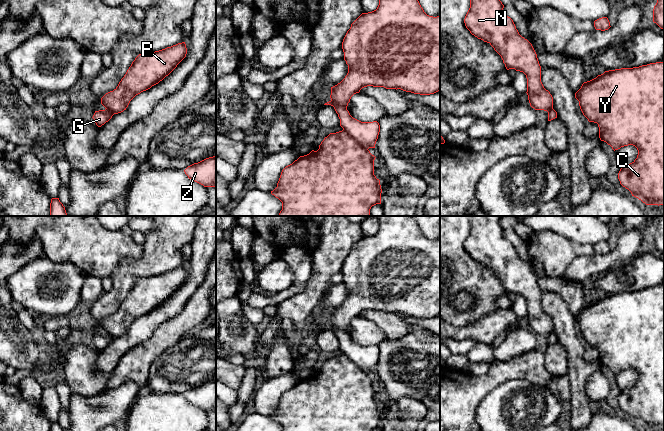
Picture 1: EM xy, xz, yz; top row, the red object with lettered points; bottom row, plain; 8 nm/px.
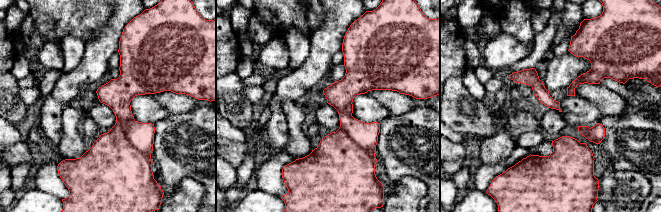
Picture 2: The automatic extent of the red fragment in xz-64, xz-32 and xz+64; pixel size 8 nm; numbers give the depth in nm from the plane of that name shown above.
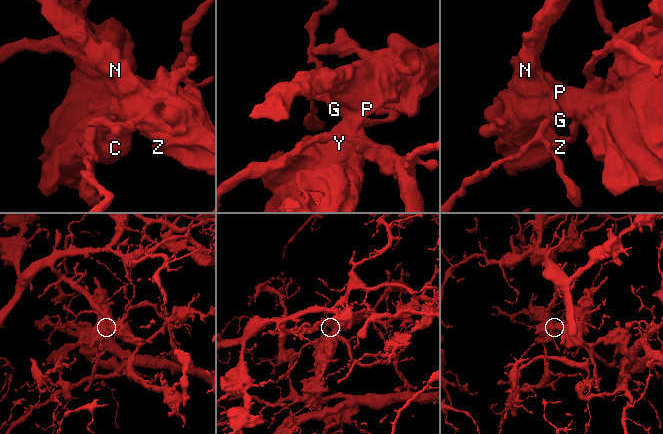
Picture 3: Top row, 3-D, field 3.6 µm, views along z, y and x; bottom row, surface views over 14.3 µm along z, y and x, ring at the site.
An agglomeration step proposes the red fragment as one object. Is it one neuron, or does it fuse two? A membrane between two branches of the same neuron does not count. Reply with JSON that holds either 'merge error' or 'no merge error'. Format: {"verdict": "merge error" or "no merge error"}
{"verdict": "merge error"}

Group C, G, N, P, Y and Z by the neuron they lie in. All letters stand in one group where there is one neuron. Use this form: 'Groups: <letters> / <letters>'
Groups: C N P Y Z / G

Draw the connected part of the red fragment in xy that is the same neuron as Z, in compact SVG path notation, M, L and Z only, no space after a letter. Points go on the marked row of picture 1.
M216 156L206 158L184 170L189 179L204 187L216 188Z

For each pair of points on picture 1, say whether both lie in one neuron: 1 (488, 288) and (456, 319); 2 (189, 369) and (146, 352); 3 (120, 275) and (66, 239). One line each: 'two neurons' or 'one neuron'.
1: one neuron
2: two neurons
3: two neurons

